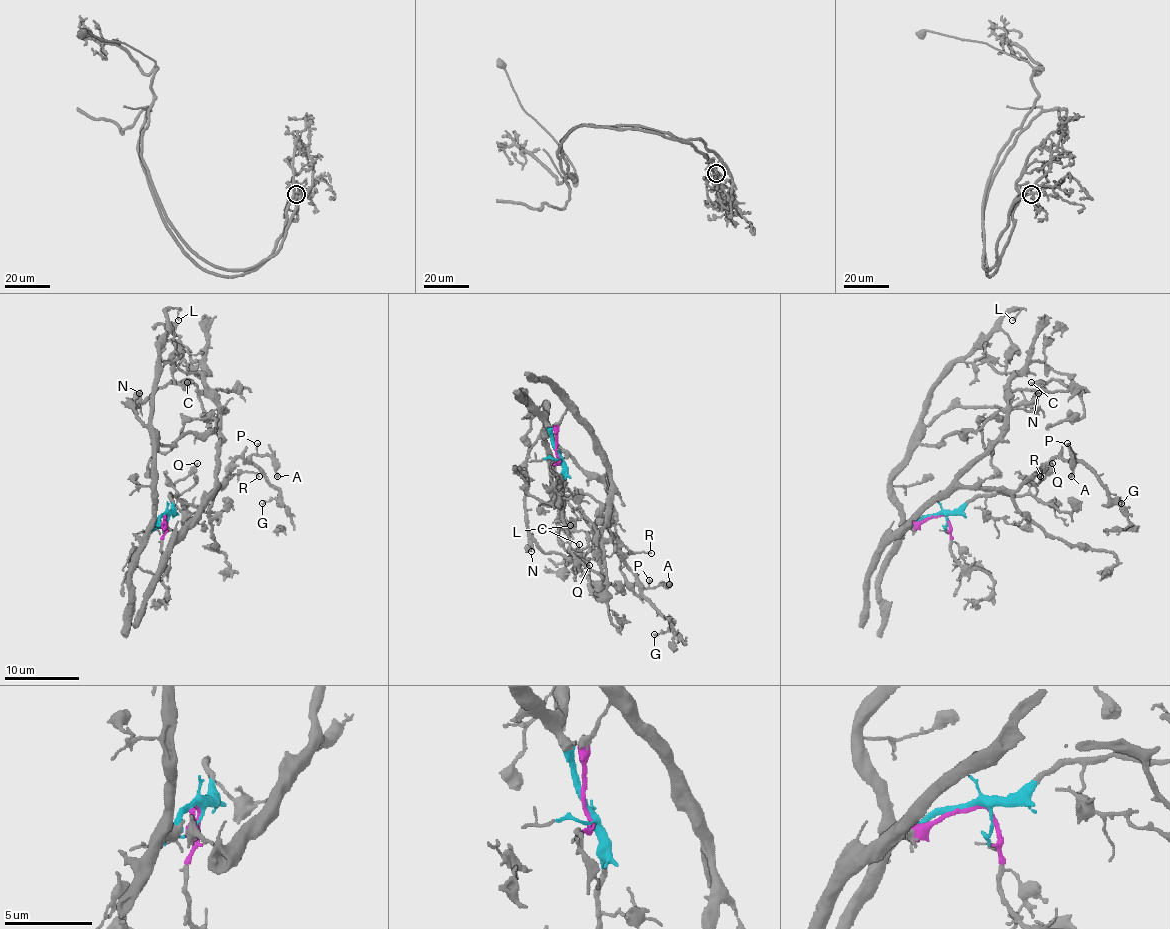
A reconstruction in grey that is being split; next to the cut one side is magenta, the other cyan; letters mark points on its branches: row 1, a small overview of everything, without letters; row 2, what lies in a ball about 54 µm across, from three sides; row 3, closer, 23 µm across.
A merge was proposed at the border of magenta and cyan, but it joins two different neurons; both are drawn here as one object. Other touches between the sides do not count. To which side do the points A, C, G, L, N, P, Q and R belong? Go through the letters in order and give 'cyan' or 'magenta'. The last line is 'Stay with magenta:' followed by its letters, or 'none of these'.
A: magenta
C: cyan
G: magenta
L: cyan
N: cyan
P: magenta
Q: cyan
R: magenta
Stay with magenta: A, G, P, R

